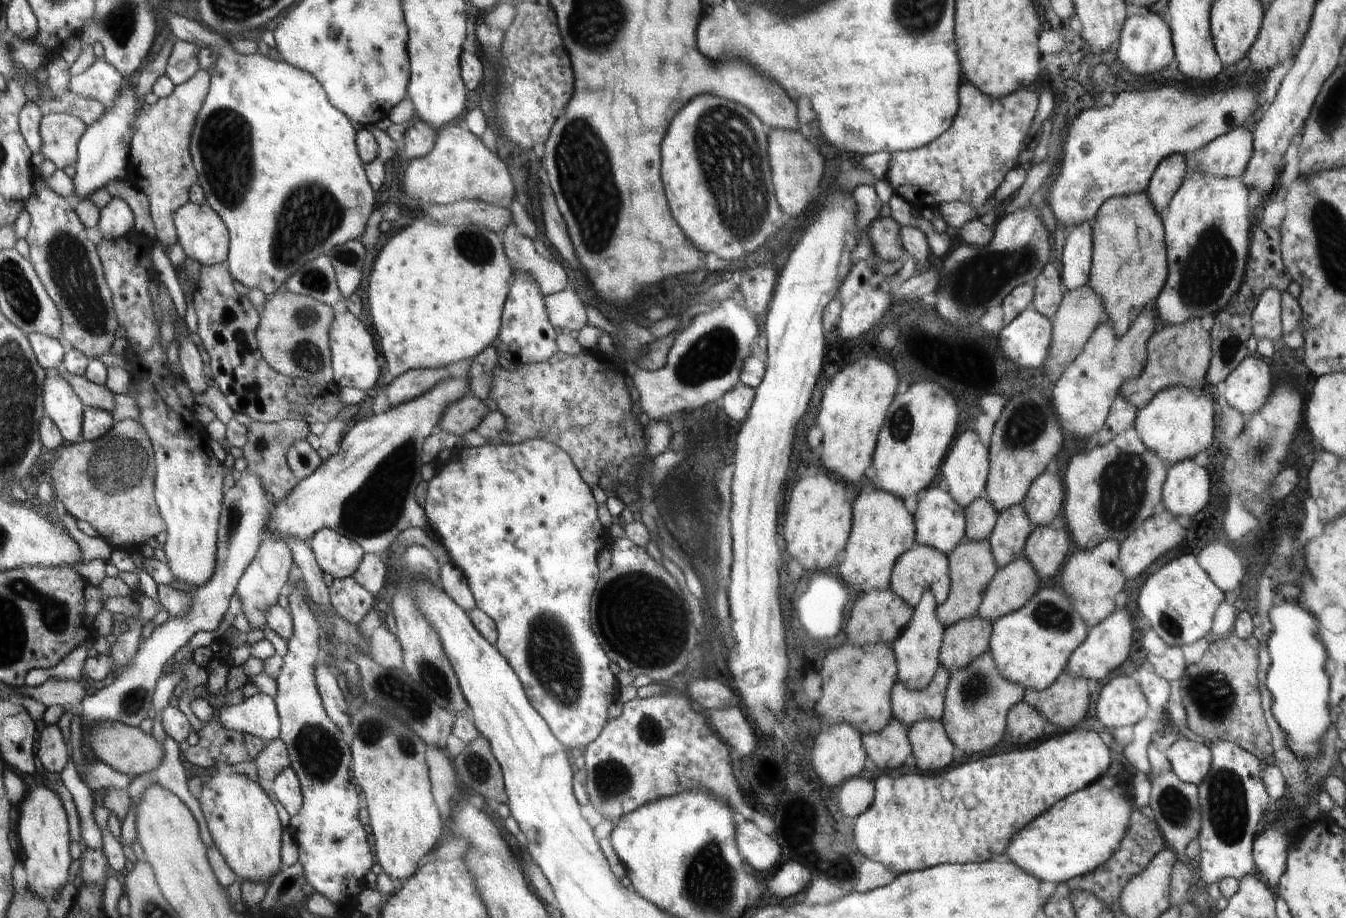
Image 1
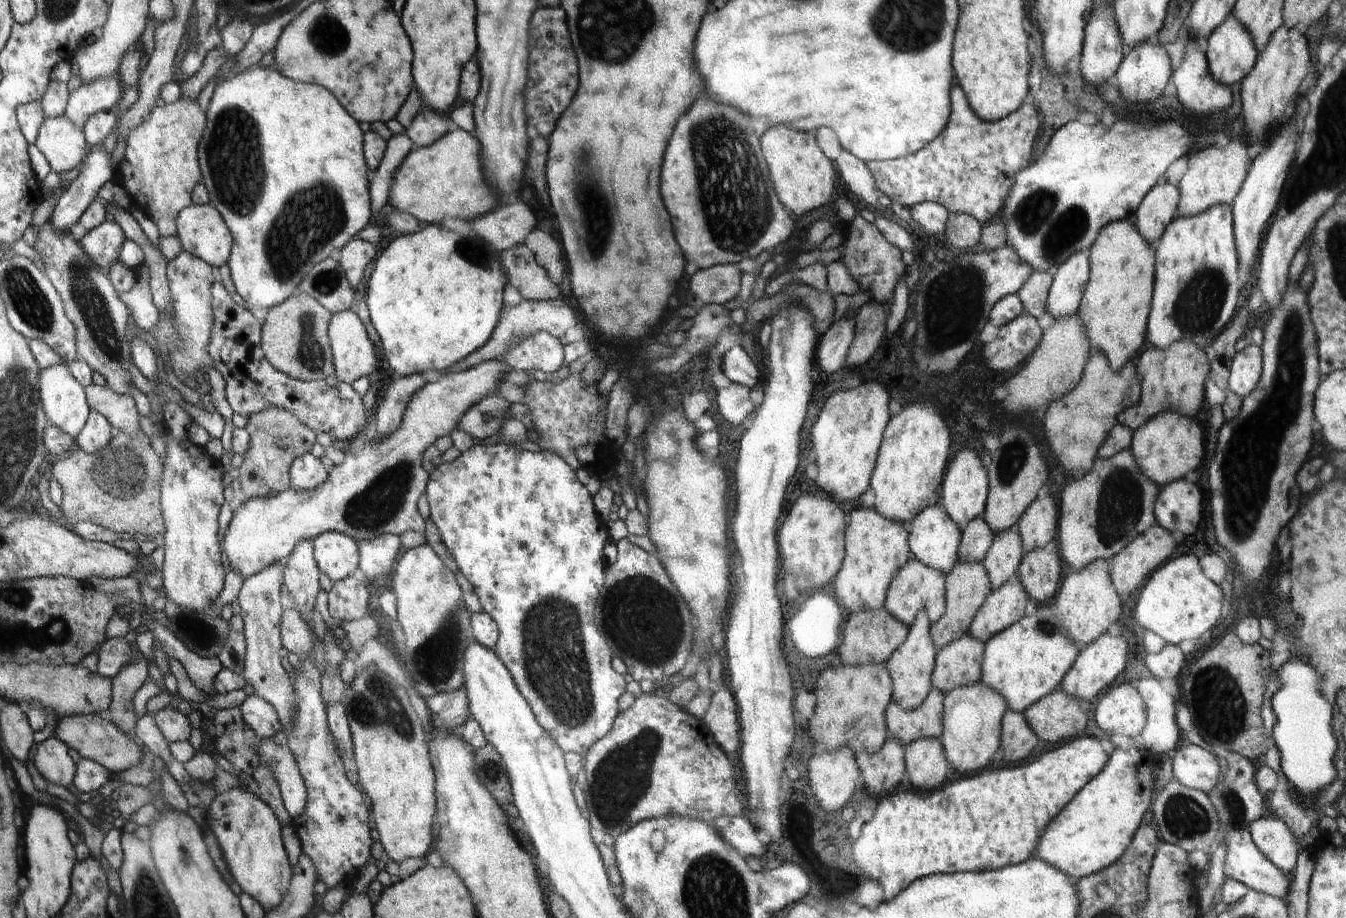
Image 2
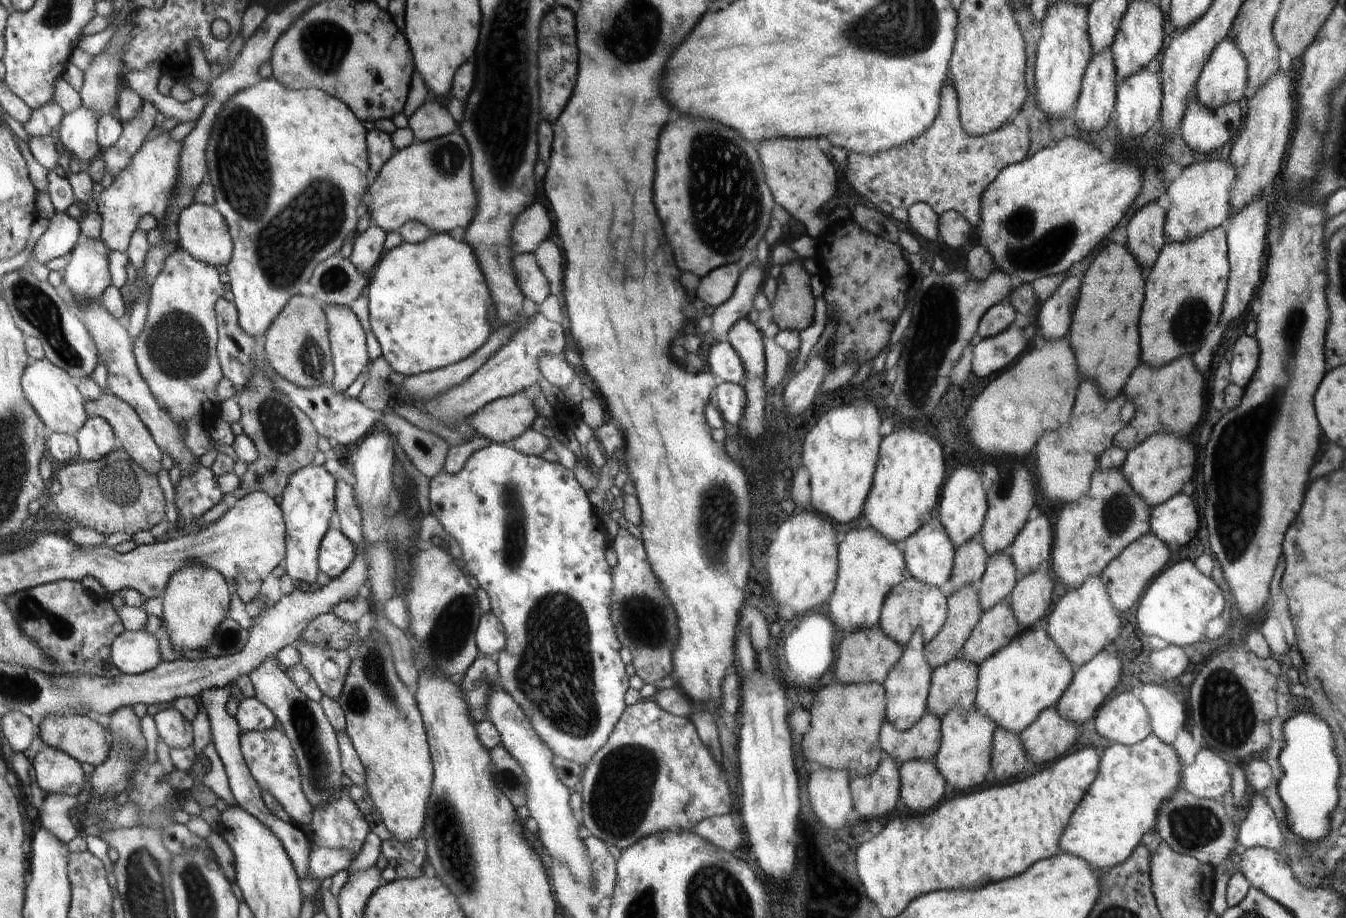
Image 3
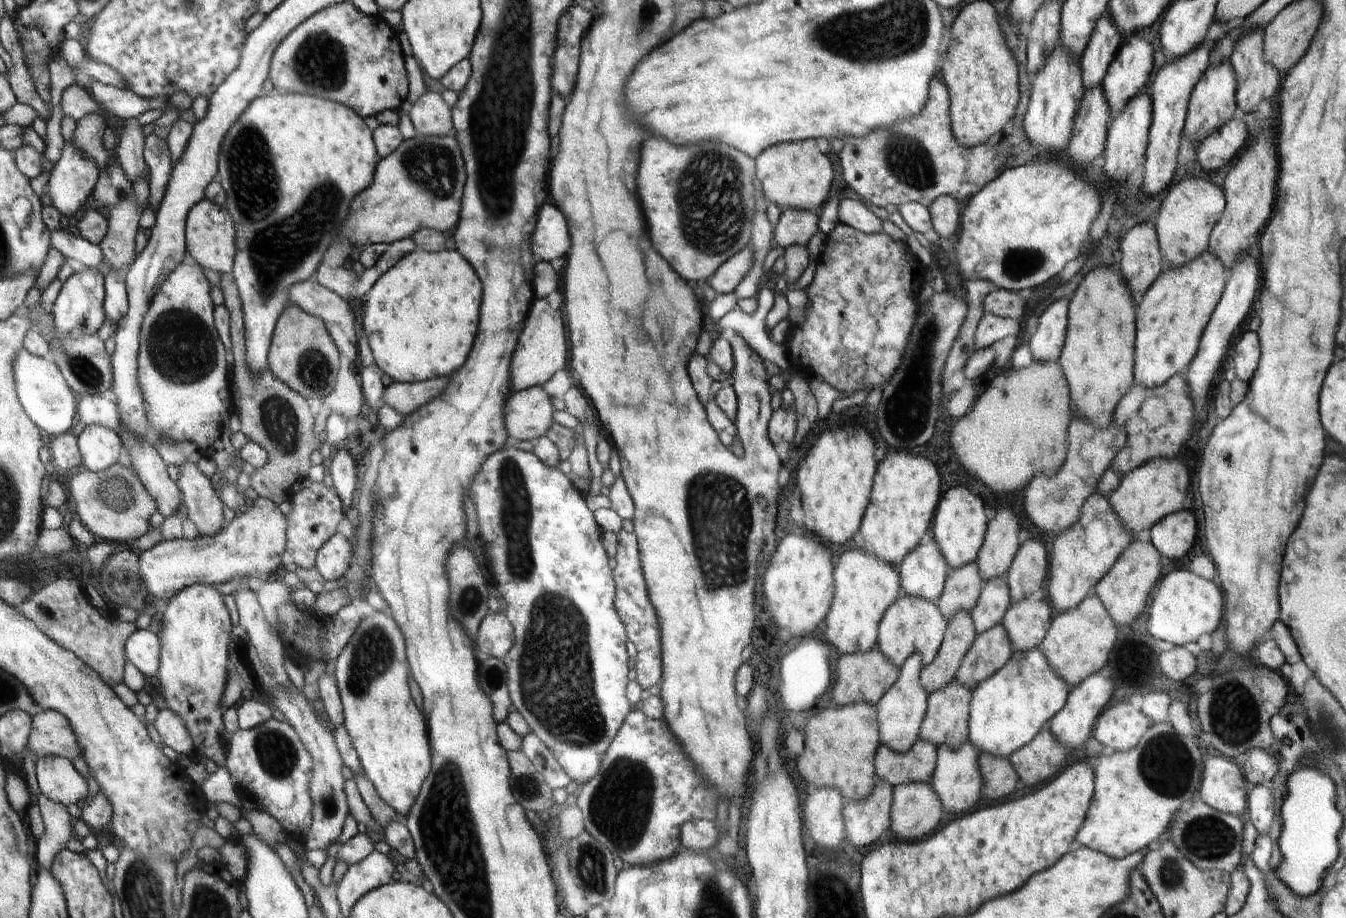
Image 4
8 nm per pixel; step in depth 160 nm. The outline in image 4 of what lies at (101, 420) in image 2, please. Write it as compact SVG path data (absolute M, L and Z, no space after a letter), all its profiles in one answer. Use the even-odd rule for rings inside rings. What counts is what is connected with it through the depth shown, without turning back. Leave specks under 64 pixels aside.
M92 425L78 431L78 448L85 468L92 472L106 470L118 463L122 442L118 435L104 425Z

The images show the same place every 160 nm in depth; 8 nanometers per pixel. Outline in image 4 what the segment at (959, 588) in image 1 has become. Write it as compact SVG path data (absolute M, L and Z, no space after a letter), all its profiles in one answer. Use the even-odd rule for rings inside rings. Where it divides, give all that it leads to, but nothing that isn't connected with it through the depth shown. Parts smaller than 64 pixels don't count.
M962 611L949 620L937 658L921 672L922 686L926 688L928 696L954 682L960 663L976 635L971 613Z

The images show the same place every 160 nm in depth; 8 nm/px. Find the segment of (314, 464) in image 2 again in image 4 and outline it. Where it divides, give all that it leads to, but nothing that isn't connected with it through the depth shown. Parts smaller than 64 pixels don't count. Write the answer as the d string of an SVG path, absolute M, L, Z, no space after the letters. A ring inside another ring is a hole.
M306 480L304 486L294 494L291 500L292 511L285 516L288 521L288 551L298 569L315 567L315 558L319 548L336 534L336 526L345 518L341 500L335 489L330 489L316 481Z

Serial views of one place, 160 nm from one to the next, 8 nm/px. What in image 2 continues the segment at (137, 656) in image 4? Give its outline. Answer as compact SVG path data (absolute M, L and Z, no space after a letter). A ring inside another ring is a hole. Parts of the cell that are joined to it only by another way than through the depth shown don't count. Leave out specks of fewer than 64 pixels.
M113 637L108 642L102 643L99 650L98 673L113 679L131 660L133 646L123 637Z

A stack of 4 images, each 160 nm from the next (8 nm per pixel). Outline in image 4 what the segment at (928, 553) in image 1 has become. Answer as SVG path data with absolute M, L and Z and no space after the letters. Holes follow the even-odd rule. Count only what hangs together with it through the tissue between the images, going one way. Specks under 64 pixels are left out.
M906 595L897 601L898 604L894 603L894 608L890 608L890 612L885 612L886 620L881 620L880 636L876 646L899 669L910 655L920 653L922 666L925 668L937 658L944 642L945 631L948 628L946 617L937 605L922 597Z

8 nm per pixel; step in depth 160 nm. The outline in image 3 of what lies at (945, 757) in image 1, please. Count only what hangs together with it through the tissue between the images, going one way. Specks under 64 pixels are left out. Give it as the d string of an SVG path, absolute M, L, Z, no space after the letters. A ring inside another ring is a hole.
M934 758L902 763L902 802L910 812L926 812L934 808L946 792L946 779Z

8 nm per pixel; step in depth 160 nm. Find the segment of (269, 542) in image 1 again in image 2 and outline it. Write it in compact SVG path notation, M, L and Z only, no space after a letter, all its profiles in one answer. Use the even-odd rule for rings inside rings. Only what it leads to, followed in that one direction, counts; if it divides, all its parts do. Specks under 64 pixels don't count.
M285 562L274 563L264 570L243 580L237 600L240 605L239 615L243 618L243 633L245 636L245 659L243 677L252 684L255 694L269 702L277 712L284 728L290 725L297 713L295 694L291 676L282 667L280 659L283 655L283 644L279 633L281 616L280 588L283 583Z

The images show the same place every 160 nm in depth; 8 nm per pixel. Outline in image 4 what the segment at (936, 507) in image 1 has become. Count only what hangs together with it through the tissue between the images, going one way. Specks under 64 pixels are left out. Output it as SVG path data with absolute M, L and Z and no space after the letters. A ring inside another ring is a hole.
M935 542L912 551L899 566L899 571L907 595L922 597L938 606L948 575L948 562Z

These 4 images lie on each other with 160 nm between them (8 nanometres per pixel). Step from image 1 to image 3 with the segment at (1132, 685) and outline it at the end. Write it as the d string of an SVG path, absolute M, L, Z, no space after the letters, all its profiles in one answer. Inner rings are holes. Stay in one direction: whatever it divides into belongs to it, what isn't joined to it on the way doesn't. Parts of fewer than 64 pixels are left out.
M1128 691L1104 702L1093 721L1098 734L1112 744L1135 745L1153 732L1146 707Z

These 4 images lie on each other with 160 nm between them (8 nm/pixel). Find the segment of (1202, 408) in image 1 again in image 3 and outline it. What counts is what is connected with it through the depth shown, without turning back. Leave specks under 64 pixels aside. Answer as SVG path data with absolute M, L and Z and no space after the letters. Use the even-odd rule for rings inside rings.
M1156 433L1126 453L1125 461L1119 471L1151 510L1155 506L1166 504L1172 497L1184 492L1184 484L1194 474L1195 462L1196 447L1188 442L1186 437Z

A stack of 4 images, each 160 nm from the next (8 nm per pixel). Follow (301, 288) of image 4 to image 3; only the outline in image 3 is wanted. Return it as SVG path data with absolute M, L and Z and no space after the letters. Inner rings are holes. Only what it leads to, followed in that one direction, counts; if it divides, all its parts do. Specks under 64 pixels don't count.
M326 305L325 311L329 318L336 369L334 386L338 393L344 393L368 364L367 342L360 322L350 307Z

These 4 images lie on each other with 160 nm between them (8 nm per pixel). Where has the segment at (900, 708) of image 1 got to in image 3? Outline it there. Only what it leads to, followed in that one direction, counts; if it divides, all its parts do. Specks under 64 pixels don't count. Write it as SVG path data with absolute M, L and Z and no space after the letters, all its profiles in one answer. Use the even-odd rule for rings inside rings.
M929 710L908 730L898 730L889 720L881 728L882 748L898 764L906 761L927 761L936 756L941 743L941 720Z

